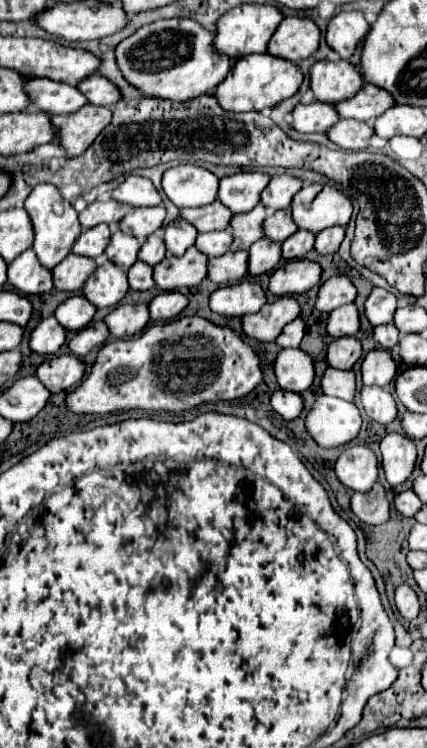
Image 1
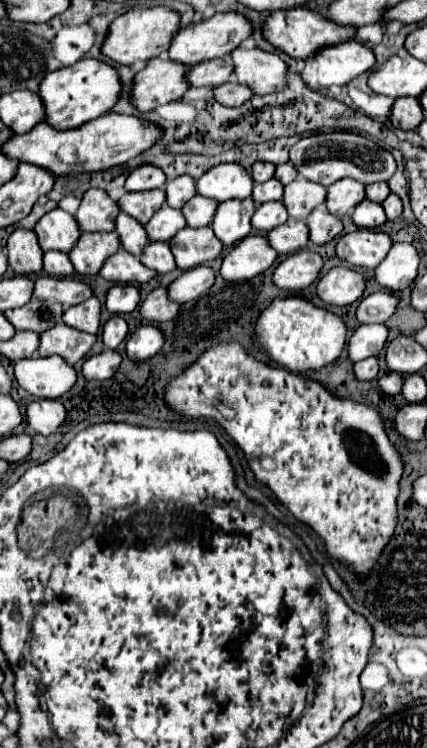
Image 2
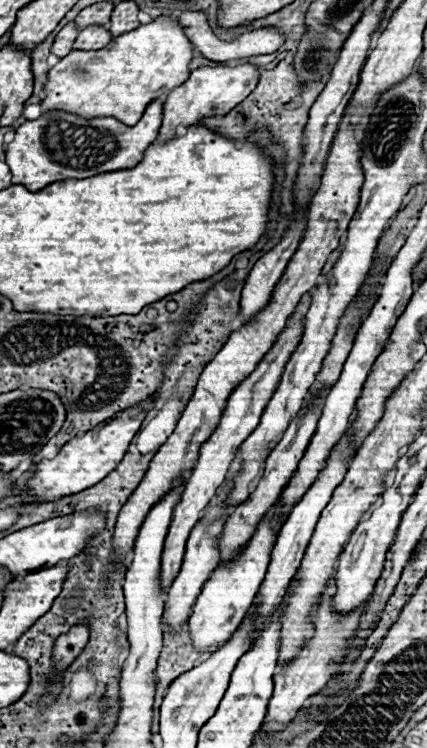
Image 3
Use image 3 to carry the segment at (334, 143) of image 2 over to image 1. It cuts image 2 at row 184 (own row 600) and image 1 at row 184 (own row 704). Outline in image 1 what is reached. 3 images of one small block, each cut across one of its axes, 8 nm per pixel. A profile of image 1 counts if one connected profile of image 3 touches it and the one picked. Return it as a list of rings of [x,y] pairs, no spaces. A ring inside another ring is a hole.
[[[274,176],[270,180],[270,184],[262,190],[260,202],[268,208],[268,210],[282,210],[290,206],[292,196],[302,188],[302,180],[294,178],[294,176]]]

